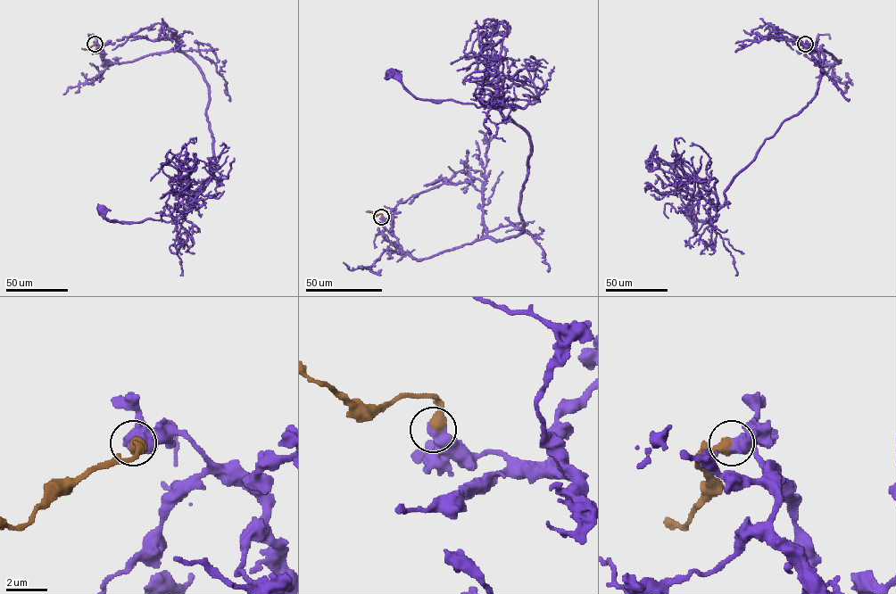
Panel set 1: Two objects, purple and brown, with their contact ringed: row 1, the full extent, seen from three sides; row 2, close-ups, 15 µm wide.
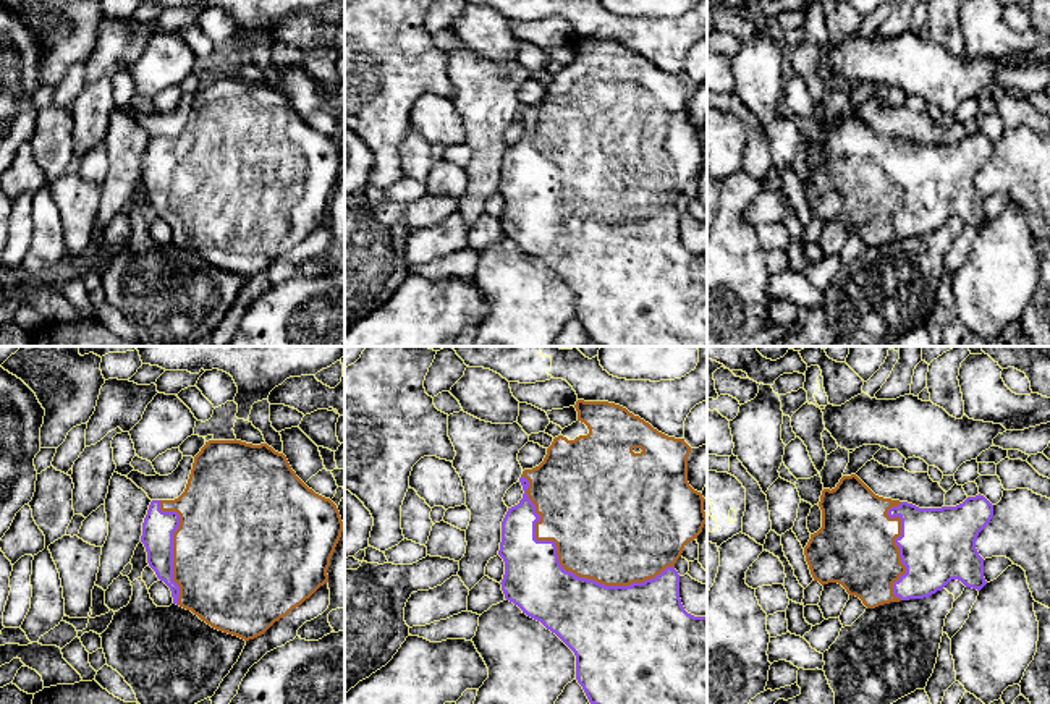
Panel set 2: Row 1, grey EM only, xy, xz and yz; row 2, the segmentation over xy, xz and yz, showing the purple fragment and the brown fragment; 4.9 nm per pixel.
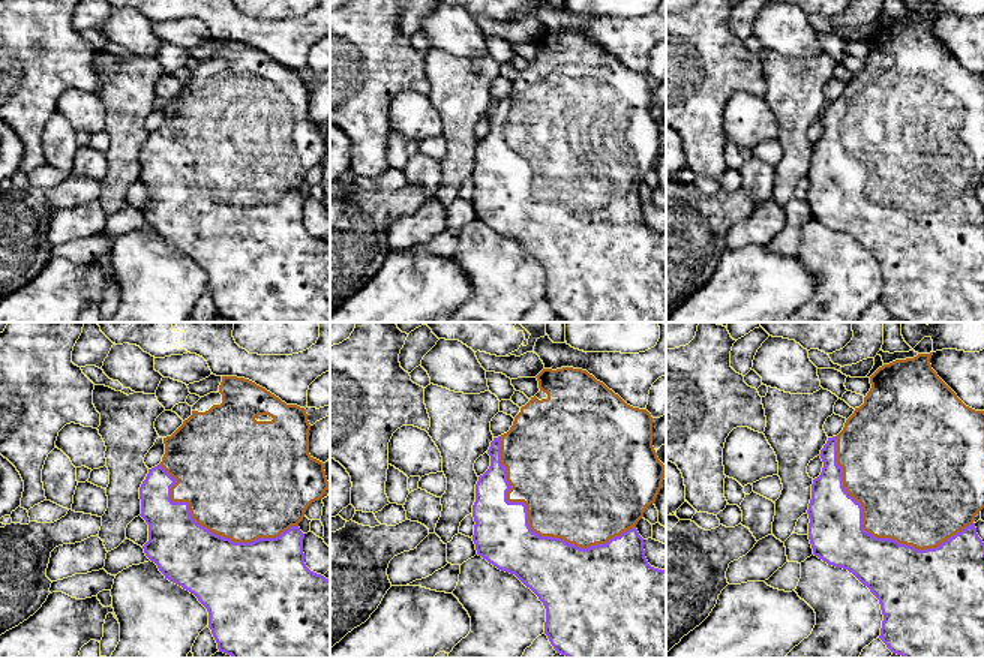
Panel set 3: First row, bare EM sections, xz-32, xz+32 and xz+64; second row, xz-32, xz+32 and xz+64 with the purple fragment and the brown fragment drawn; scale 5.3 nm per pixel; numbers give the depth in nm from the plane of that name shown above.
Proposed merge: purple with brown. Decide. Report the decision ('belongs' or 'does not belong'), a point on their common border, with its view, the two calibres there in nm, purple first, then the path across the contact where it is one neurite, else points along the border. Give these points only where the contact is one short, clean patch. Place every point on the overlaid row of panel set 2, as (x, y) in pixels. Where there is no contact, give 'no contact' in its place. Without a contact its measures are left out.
belongs | xz (565, 570) | 360/460 nm

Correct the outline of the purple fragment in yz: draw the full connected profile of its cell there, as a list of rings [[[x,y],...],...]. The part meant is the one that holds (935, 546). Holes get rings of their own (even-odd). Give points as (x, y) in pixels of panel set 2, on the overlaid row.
[[[856,474],[843,476],[835,489],[823,489],[819,507],[822,528],[804,547],[814,581],[841,584],[867,609],[924,599],[951,579],[980,591],[984,558],[976,549],[979,532],[990,523],[993,505],[984,497],[967,497],[956,507],[919,508],[908,502],[875,495]]]

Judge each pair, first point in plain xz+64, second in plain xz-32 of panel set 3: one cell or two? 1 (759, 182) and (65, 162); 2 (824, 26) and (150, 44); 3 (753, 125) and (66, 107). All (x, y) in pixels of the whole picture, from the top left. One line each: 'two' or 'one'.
1: two
2: two
3: one

